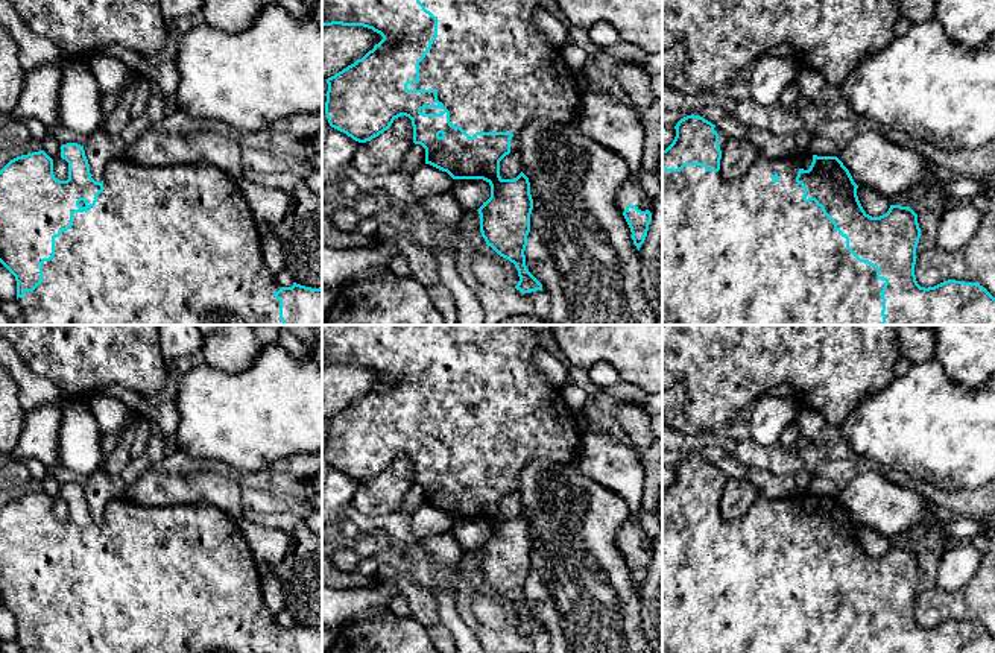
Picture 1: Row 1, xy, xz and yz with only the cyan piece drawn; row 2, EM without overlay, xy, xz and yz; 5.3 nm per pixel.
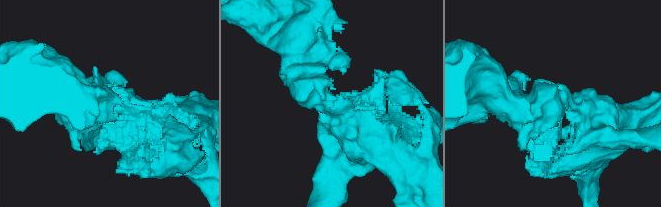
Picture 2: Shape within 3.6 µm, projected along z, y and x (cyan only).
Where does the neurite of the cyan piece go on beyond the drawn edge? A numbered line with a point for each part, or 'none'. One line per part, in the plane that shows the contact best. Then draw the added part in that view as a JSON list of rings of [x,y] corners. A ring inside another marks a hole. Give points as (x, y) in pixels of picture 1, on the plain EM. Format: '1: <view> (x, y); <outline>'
1: xz (494, 412); [[[419,325],[419,342],[437,358],[437,378],[431,383],[430,392],[419,402],[419,422],[409,424],[409,430],[436,430],[437,440],[450,451],[450,462],[460,466],[469,477],[475,472],[512,472],[510,492],[518,489],[518,472],[533,460],[547,460],[565,465],[577,459],[582,434],[577,428],[574,412],[565,404],[561,389],[551,384],[533,363],[533,354],[539,348],[542,330],[532,325]]]

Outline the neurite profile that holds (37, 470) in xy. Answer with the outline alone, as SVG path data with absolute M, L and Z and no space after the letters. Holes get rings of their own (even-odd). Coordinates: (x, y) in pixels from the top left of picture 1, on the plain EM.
M26 457L21 462L29 469L32 480L41 481L49 472L47 468L38 459Z

